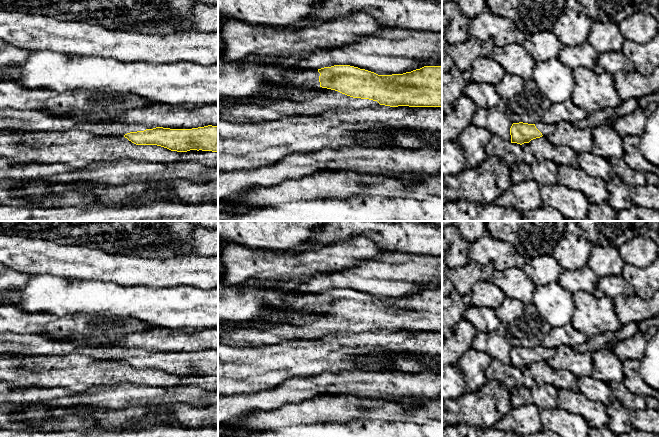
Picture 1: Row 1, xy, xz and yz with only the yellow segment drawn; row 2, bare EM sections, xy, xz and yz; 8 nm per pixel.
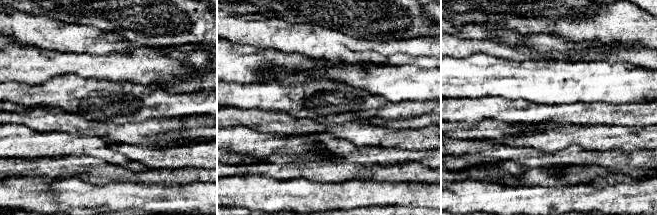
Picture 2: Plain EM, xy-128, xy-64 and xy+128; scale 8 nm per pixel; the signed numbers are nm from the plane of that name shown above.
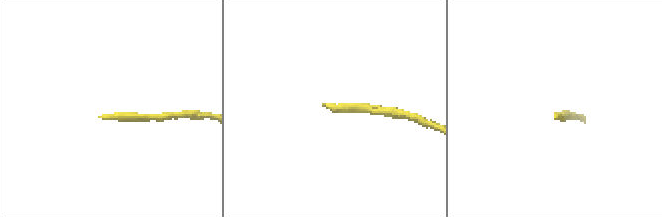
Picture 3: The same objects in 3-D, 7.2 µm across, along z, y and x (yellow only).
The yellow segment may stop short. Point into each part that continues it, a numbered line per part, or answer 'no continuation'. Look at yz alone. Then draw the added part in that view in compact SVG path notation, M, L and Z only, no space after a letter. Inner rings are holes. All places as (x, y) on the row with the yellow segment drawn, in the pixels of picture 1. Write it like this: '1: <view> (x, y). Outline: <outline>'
1: yz (546, 129). Outline: M542 121L535 123L535 126L542 133L542 135L545 137L553 134L556 130L556 125L549 125Z

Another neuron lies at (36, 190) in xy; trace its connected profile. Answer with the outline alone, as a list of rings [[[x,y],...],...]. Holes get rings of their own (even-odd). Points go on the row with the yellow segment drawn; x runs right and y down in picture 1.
[[[35,180],[32,183],[27,183],[21,188],[15,188],[12,195],[30,198],[31,200],[42,199],[49,192],[61,194],[65,190],[61,183],[55,183],[49,186],[45,180]]]

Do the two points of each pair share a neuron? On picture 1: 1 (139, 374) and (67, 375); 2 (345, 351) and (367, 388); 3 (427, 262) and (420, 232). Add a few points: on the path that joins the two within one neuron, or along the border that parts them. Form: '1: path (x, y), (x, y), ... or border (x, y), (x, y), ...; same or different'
1: path (121, 374), (85, 375); same
2: border (380, 370), (342, 370), (333, 372); different
3: border (402, 252), (431, 255); different

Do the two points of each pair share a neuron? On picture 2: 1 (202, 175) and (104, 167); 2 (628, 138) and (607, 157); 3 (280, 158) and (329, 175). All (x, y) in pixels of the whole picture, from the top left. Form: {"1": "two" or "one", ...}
{"1": "one", "2": "two", "3": "two"}

